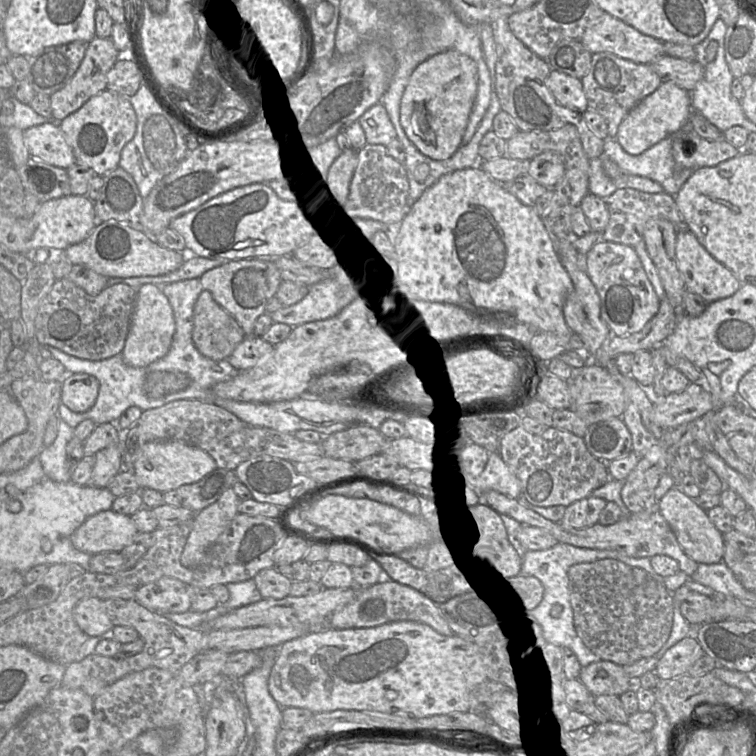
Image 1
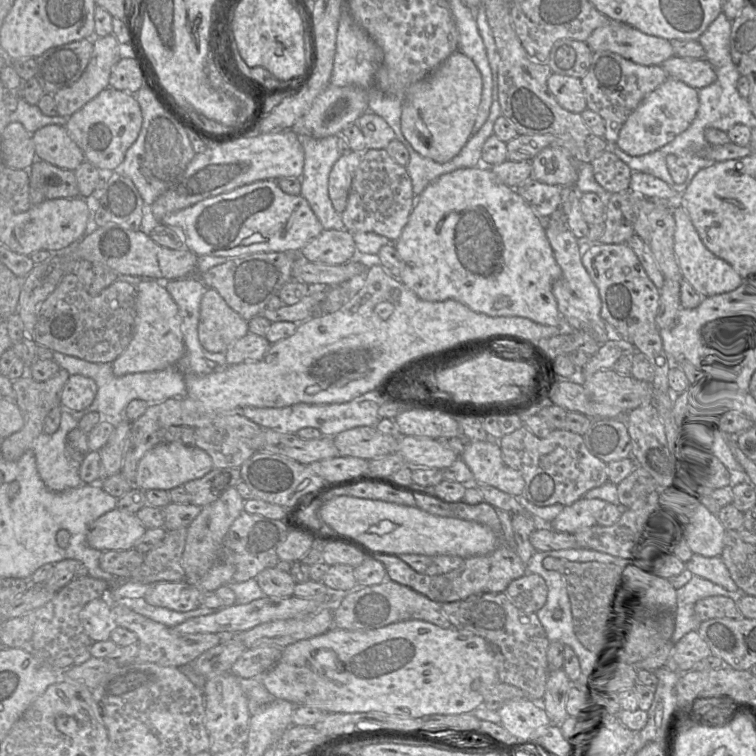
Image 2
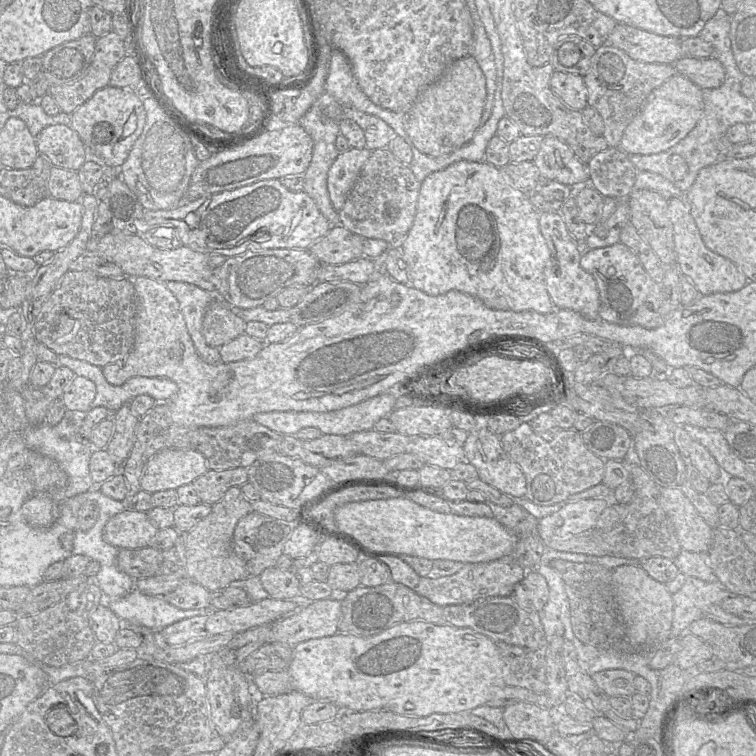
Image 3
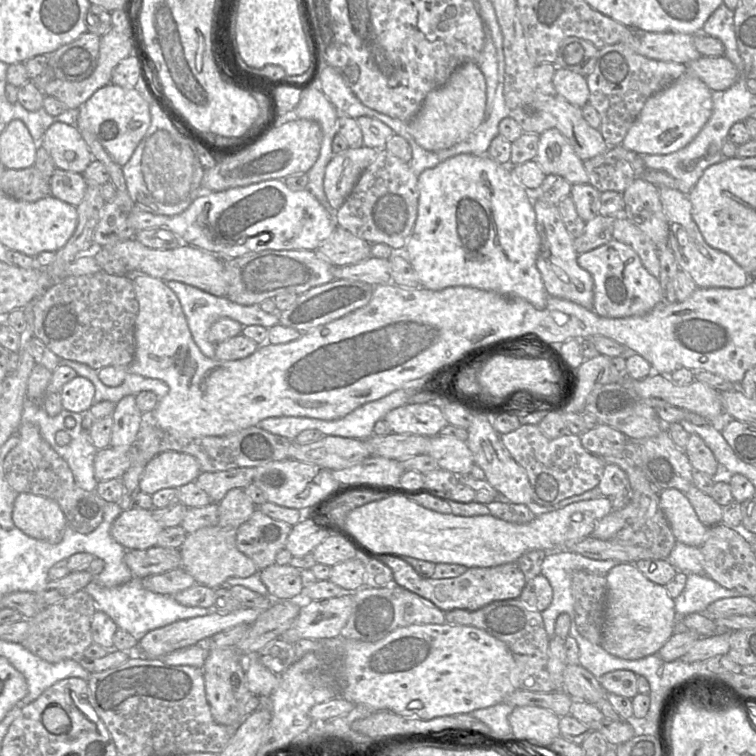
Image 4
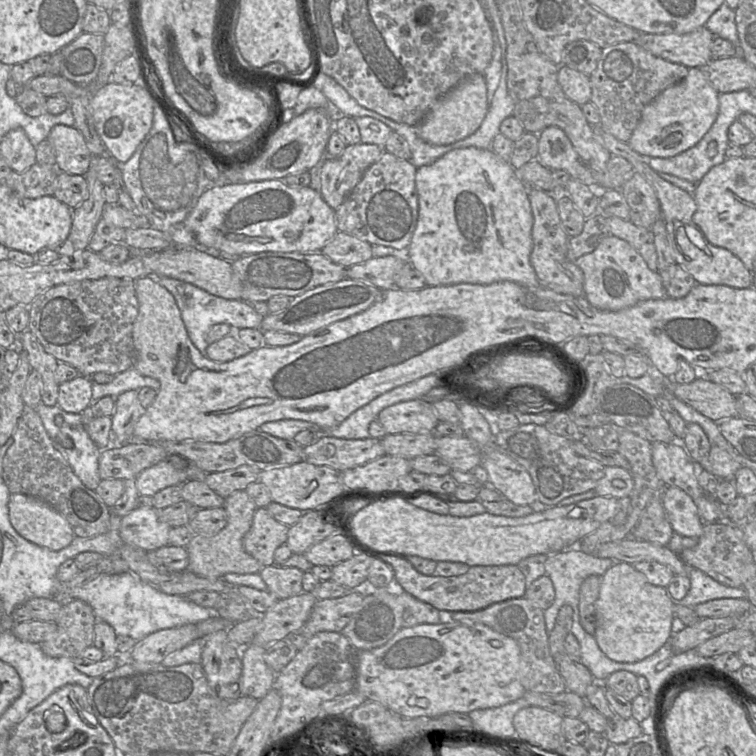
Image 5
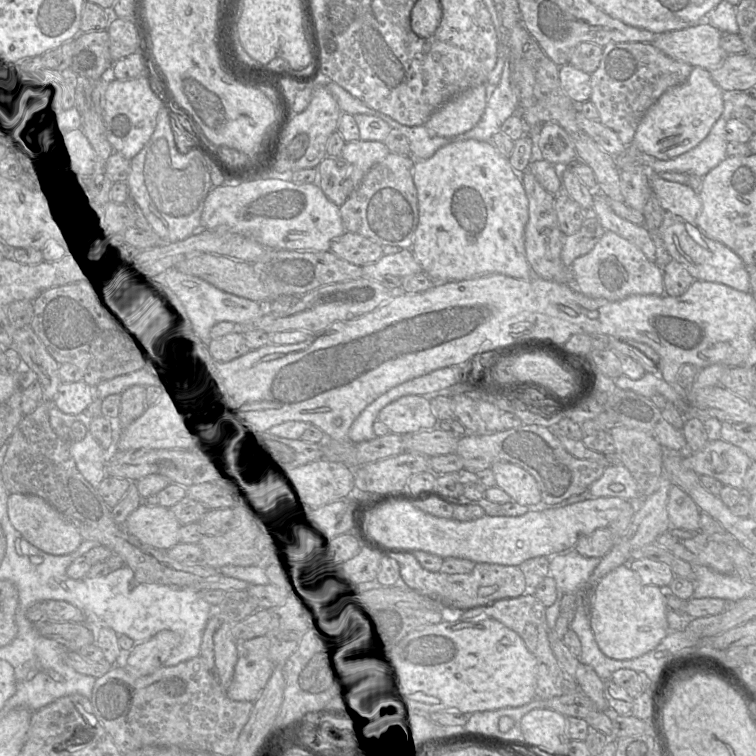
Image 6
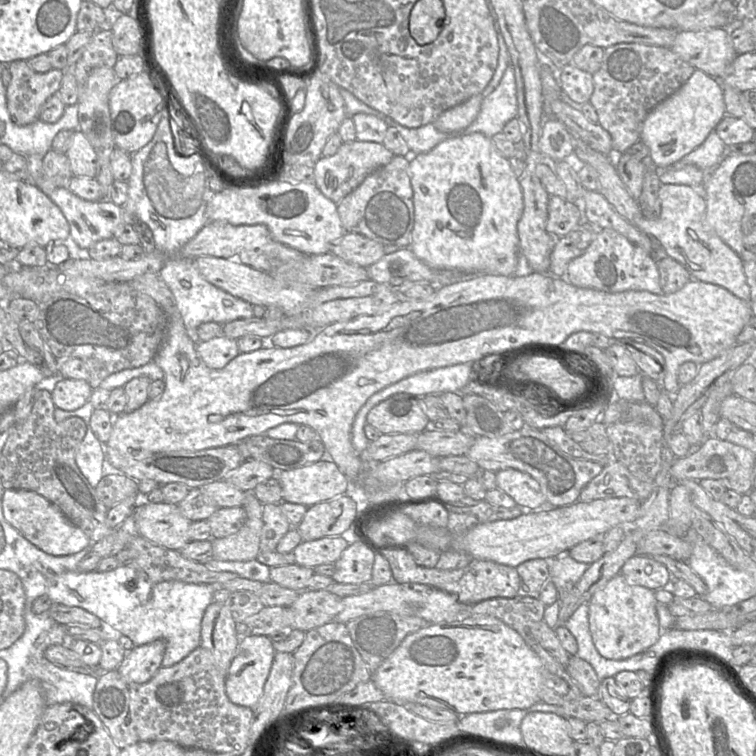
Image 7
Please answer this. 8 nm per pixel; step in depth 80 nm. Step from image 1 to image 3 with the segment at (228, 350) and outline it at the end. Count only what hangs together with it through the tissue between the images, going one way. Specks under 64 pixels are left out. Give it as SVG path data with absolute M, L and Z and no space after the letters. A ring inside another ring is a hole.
M218 297L205 310L202 333L209 346L220 348L243 334L245 326L246 322Z

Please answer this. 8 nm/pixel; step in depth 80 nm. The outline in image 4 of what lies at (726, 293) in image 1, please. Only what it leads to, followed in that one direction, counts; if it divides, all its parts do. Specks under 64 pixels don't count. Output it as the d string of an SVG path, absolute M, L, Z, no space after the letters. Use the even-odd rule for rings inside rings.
M658 186L663 211L669 223L669 247L679 269L687 272L699 288L742 288L750 281L745 270L727 253L707 244L692 218L688 195L678 189Z

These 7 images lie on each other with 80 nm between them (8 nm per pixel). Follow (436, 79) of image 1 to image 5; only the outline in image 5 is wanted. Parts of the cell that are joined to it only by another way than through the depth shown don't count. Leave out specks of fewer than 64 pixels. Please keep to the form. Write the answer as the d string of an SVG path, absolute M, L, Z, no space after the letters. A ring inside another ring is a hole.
M473 73L439 98L423 120L414 127L423 141L432 145L448 145L473 134L481 125L487 111L487 88L484 75Z

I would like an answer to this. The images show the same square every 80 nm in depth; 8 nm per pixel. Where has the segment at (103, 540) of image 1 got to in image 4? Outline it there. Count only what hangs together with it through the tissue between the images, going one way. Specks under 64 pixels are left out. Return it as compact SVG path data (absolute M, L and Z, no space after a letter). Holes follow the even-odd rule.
M130 508L114 520L110 534L126 550L145 550L157 545L163 529L151 510Z

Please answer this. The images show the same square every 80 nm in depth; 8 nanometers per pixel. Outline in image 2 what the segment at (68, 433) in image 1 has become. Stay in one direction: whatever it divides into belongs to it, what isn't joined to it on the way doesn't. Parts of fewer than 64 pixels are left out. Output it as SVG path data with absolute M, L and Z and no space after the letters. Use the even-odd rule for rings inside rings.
M62 412L59 428L53 434L42 432L32 442L38 473L51 491L62 492L83 484L79 468L85 455L67 443L67 434L77 426L71 414Z

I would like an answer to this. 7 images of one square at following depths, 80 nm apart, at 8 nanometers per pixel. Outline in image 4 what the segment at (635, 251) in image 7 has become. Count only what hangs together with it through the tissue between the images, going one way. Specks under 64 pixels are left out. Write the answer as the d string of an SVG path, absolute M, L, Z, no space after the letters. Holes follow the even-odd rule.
M615 239L591 251L579 254L577 263L588 271L594 283L593 310L607 318L644 315L661 303L659 279L644 267L633 248Z

